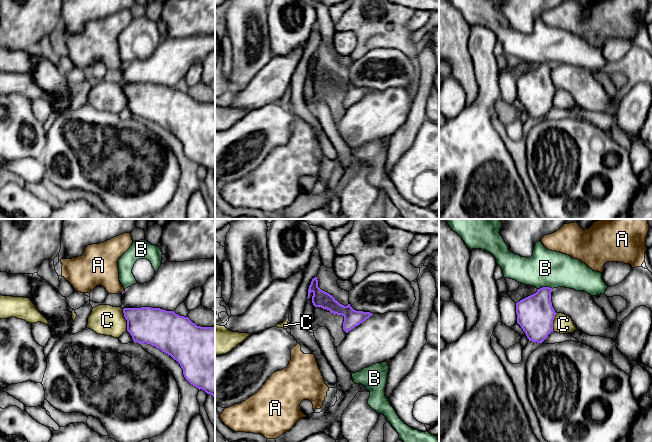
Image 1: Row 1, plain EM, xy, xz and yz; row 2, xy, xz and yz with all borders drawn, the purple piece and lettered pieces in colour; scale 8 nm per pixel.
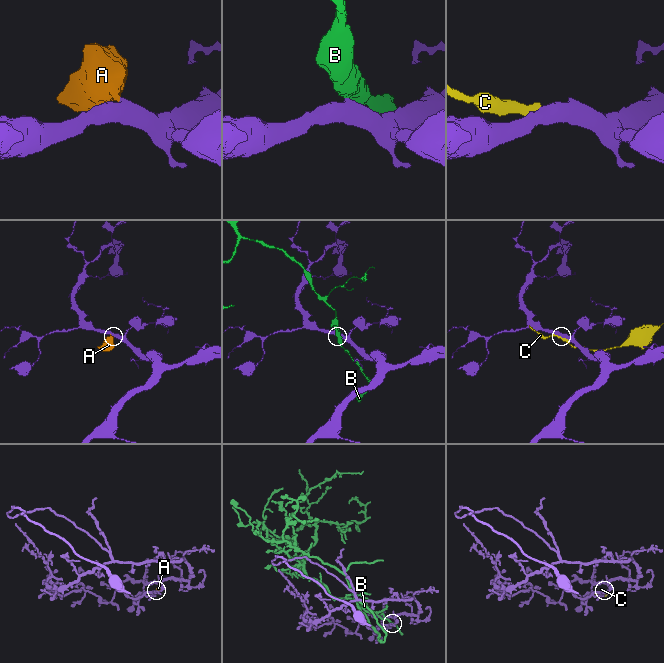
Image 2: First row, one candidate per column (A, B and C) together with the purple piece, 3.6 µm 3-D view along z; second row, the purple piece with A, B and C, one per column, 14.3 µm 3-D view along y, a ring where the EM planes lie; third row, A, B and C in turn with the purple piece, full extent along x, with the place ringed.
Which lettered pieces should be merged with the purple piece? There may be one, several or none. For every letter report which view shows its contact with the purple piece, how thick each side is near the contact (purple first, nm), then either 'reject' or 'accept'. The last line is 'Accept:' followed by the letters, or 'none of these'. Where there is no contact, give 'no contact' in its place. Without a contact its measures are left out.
A: no contact | accept
B: yz | 300/300 nm | reject
C: xy | 300/240 nm | reject
Accept: A

